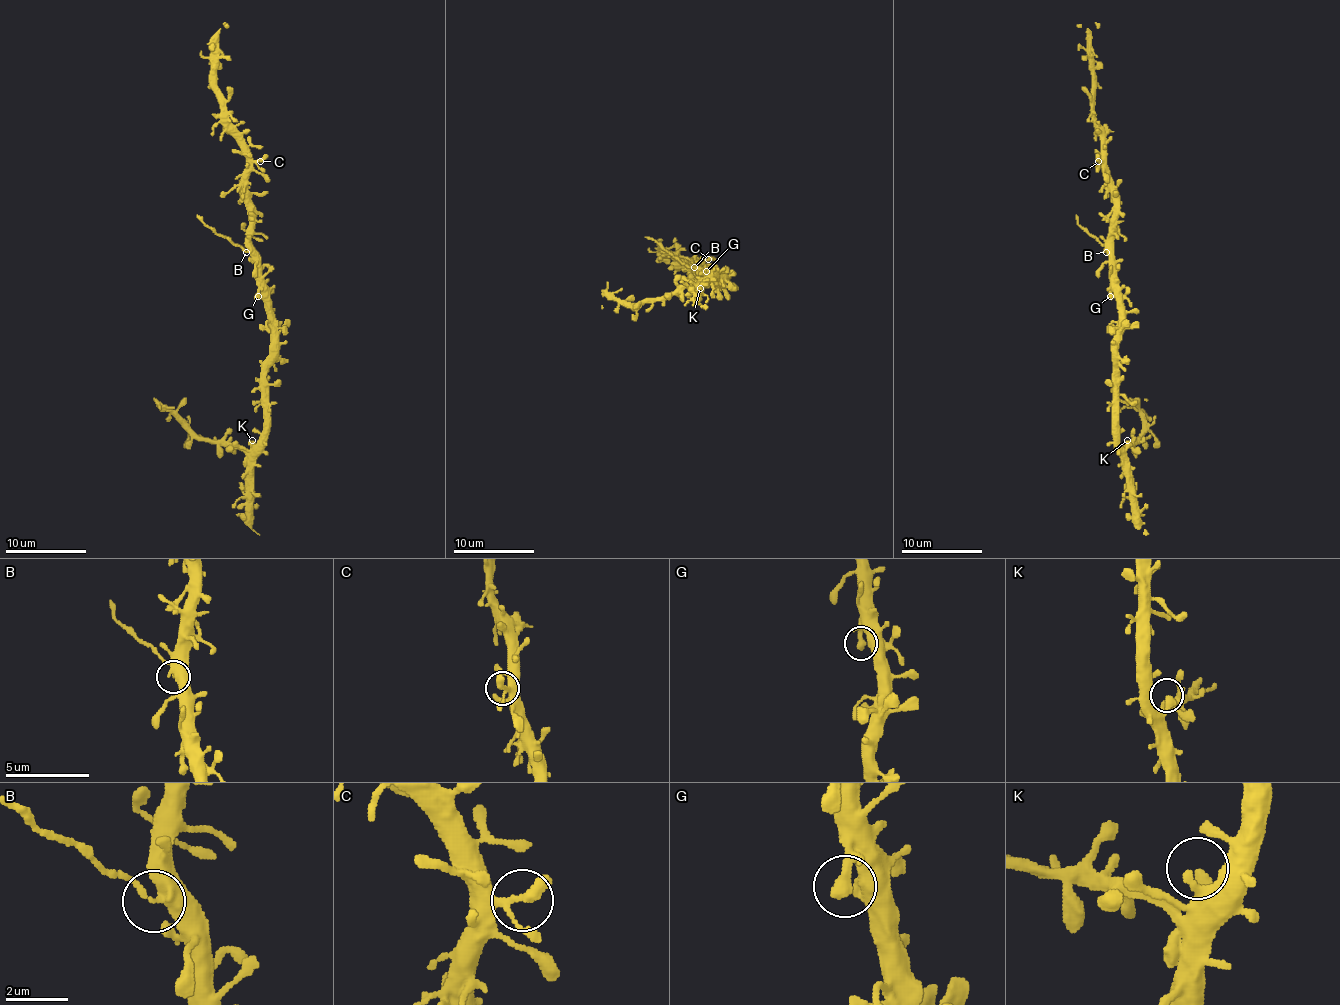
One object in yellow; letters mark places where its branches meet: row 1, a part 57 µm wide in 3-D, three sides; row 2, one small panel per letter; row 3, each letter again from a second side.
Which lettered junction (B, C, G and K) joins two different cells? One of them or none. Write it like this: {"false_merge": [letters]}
{"false_merge": ["B"]}

